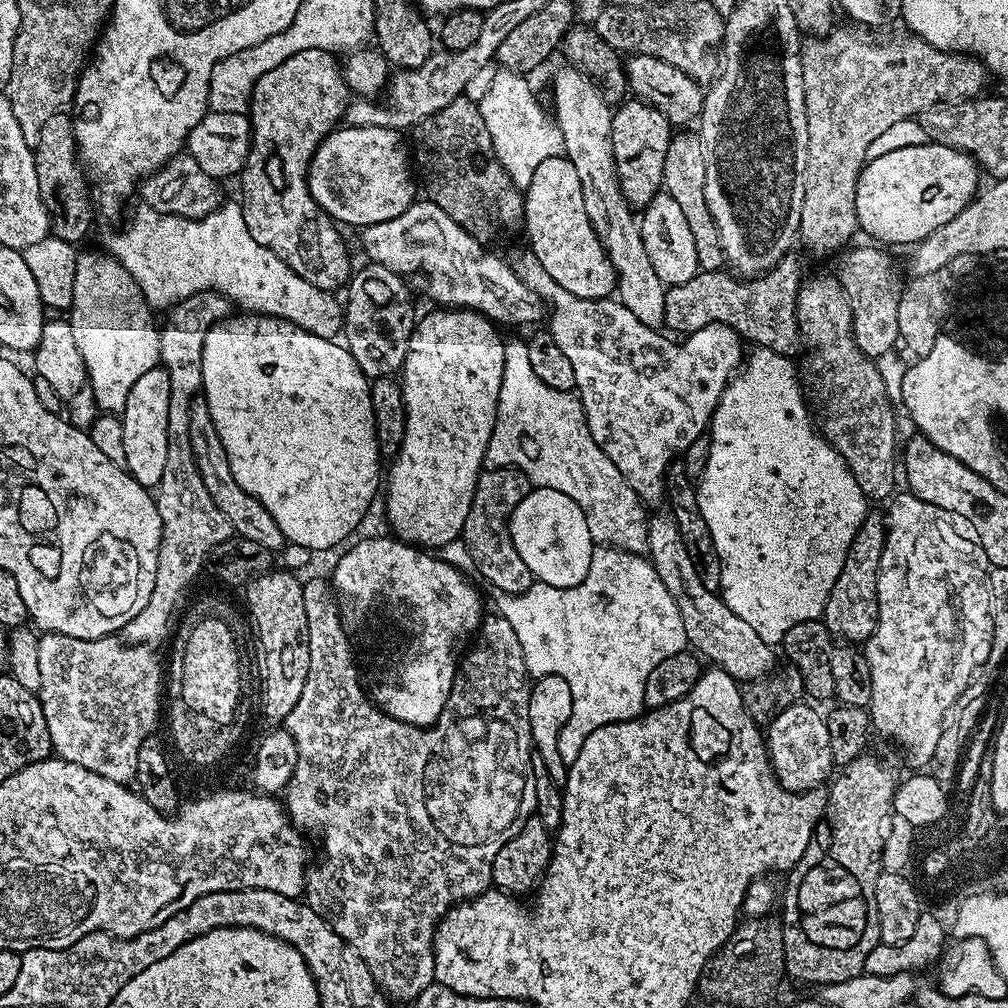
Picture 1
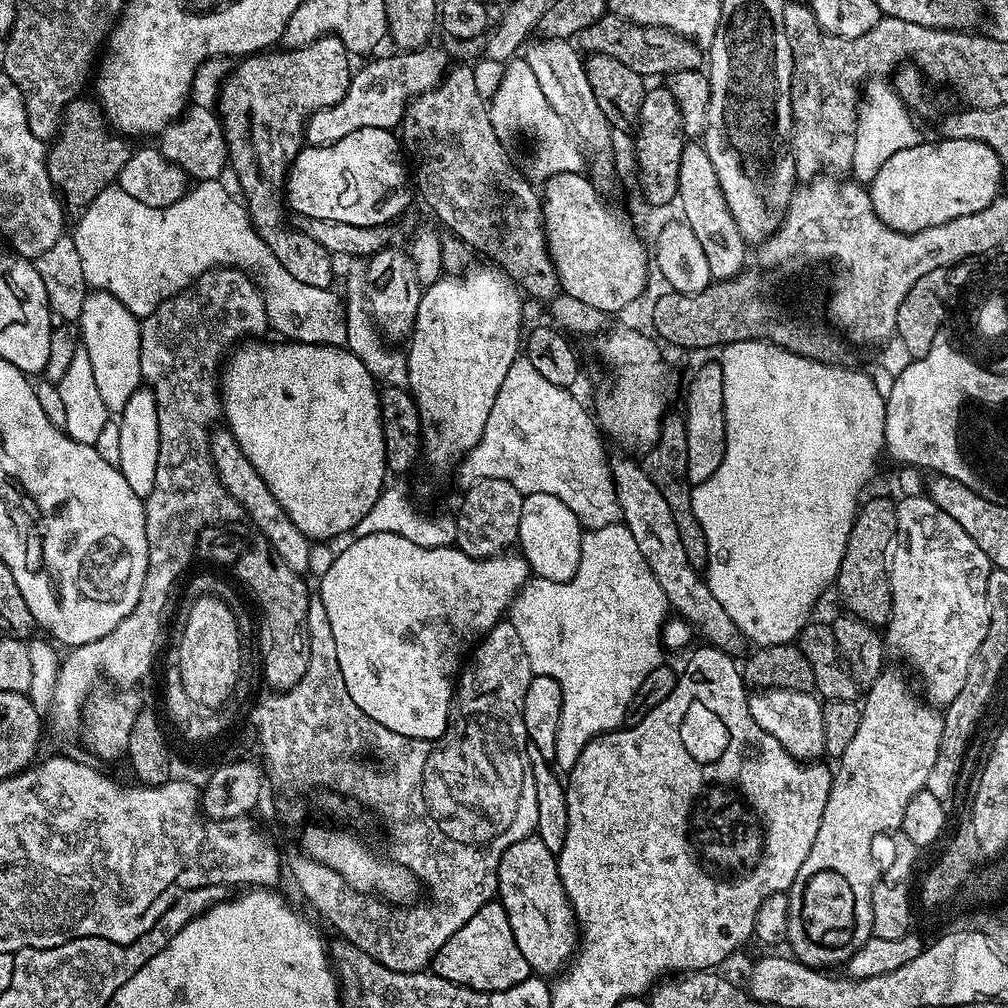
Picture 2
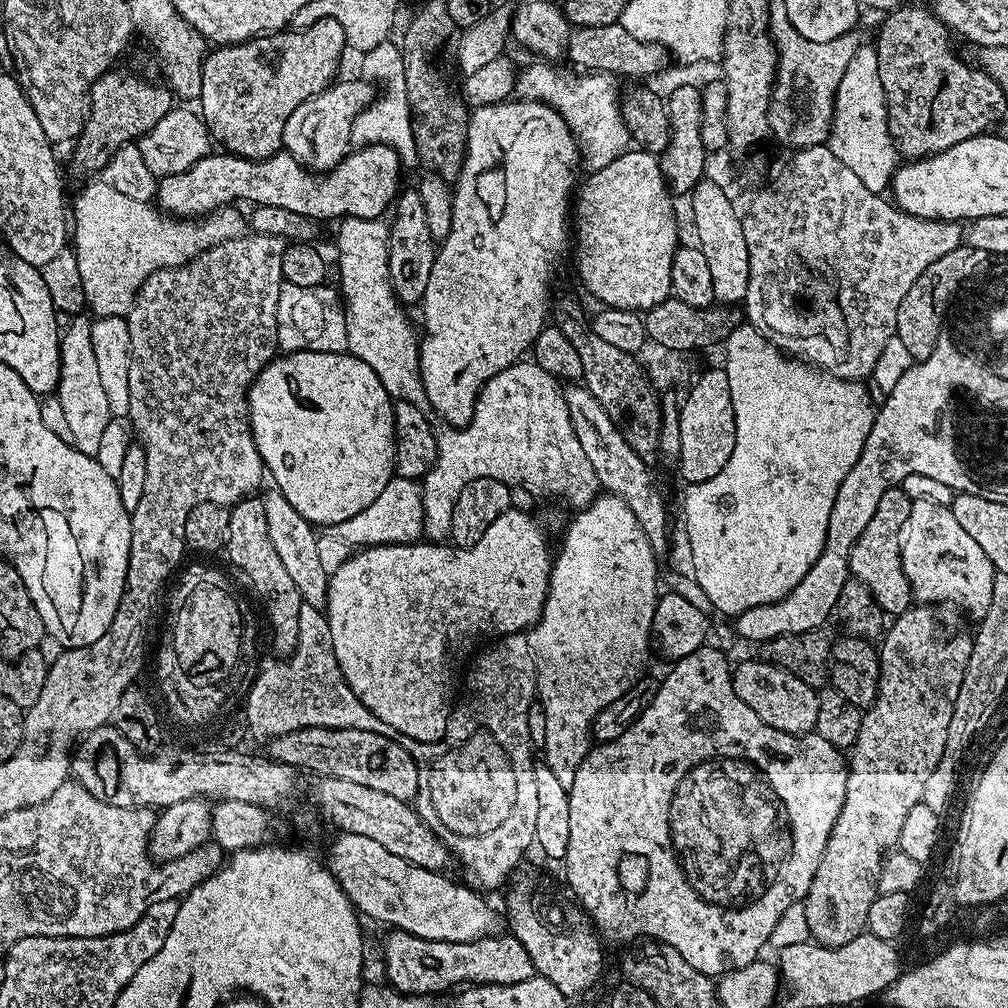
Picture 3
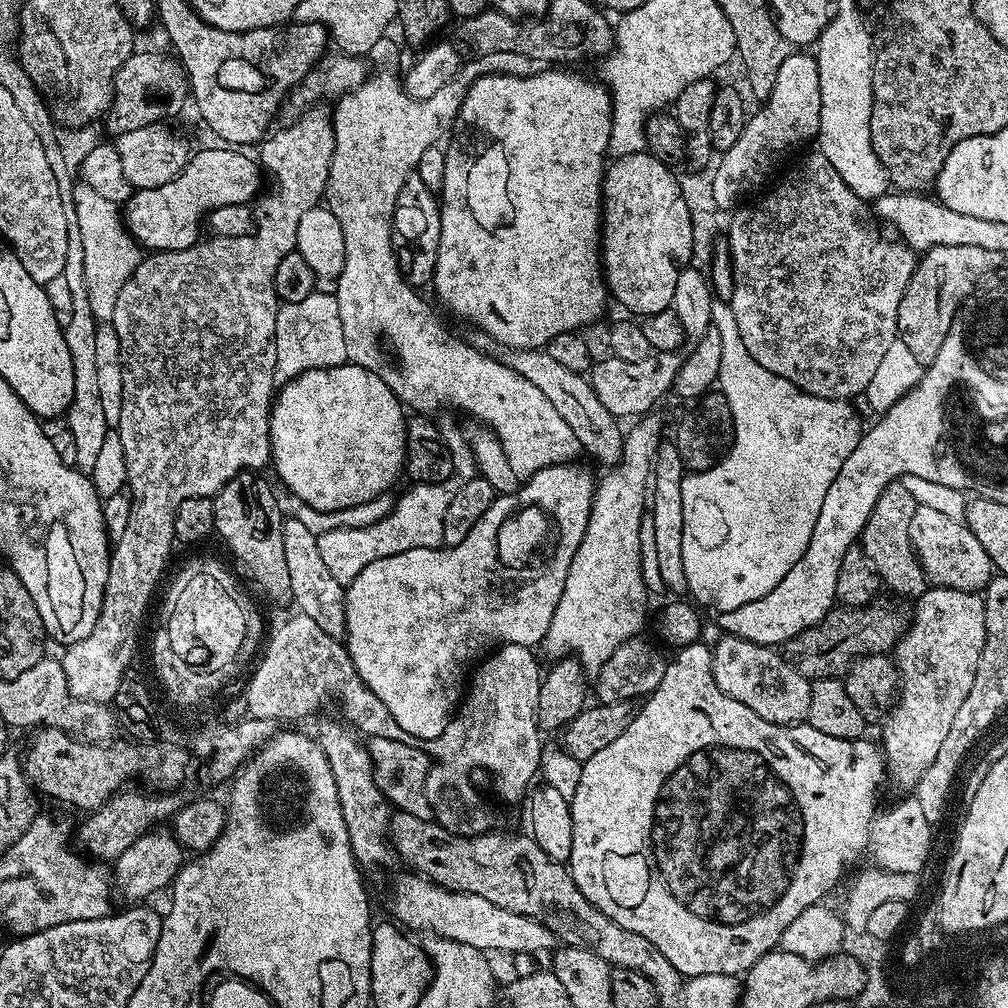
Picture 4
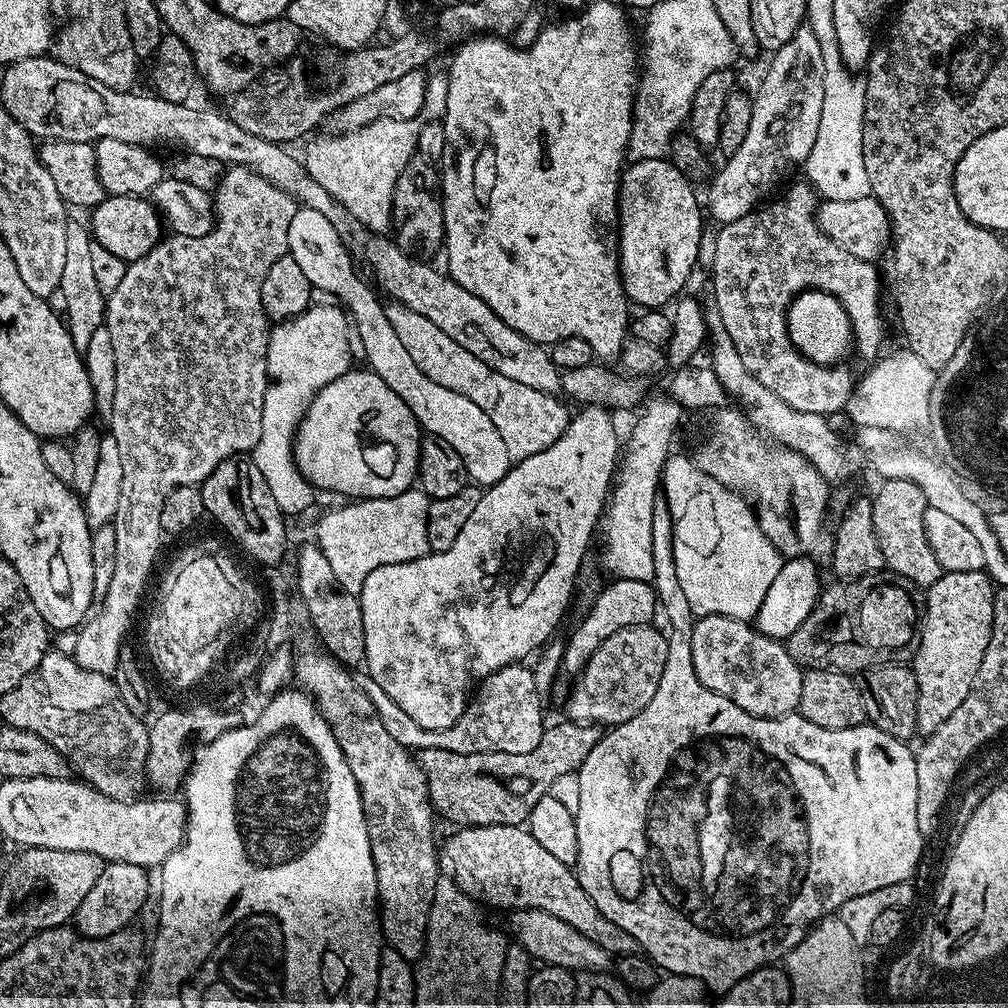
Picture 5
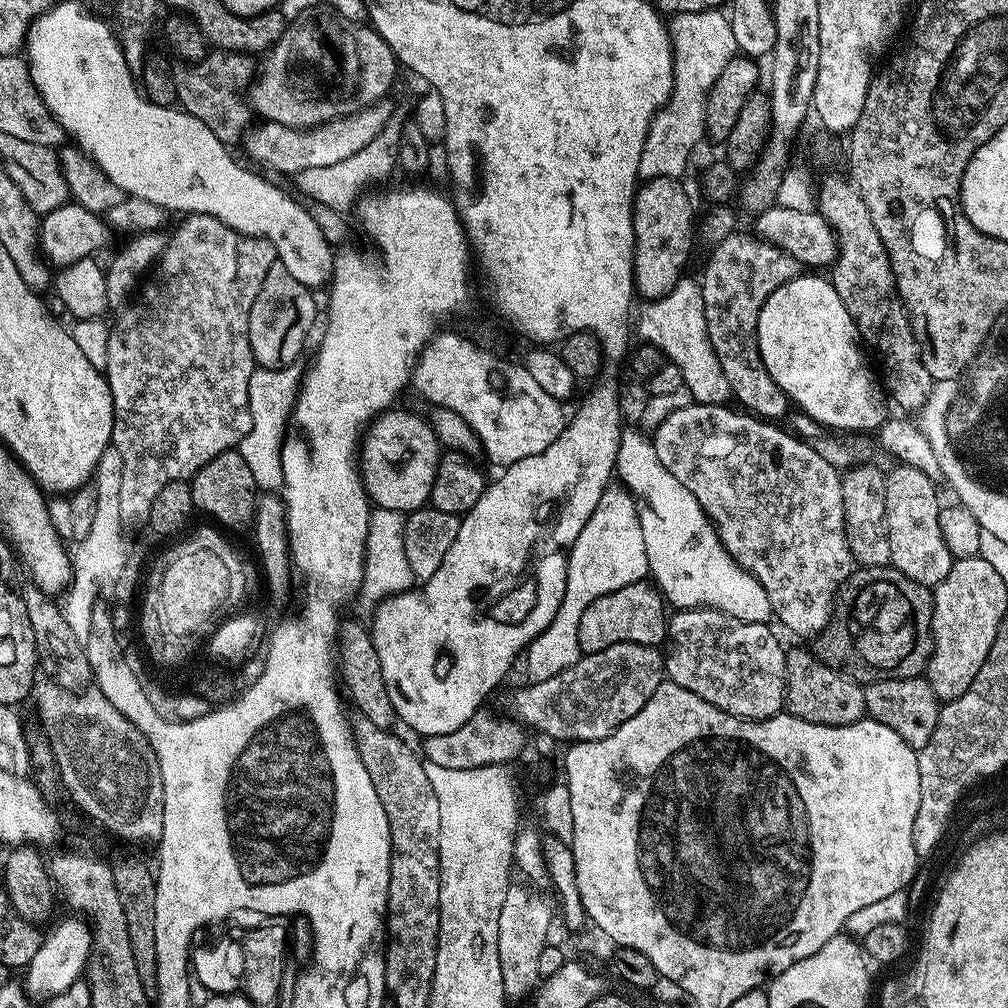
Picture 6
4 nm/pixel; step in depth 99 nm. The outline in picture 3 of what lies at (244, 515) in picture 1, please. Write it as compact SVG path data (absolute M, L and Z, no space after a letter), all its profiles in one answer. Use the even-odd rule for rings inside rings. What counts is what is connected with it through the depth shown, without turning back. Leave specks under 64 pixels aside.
M269 490L263 493L266 506L266 523L270 525L270 538L274 542L274 550L278 550L278 558L282 558L282 566L294 578L294 586L298 586L298 594L305 604L323 609L328 602L328 575L322 567L318 554L318 532L314 525L302 518L281 492Z

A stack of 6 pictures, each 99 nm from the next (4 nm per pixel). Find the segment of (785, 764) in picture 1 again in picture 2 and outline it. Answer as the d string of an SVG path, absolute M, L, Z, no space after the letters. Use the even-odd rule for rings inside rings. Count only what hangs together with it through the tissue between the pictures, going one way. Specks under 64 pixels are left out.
M761 688L748 698L750 714L766 734L774 734L778 742L801 762L816 762L825 755L826 730L822 730L823 703L813 693L781 688Z

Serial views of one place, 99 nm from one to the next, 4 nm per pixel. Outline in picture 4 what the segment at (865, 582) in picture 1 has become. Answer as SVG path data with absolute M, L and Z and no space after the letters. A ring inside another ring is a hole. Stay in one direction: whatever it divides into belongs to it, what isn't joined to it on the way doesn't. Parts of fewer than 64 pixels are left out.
M896 480L882 494L878 494L878 502L874 502L874 510L860 535L859 547L863 548L866 558L874 566L880 583L889 588L896 596L921 596L930 587L928 575L916 557L914 546L910 542L910 518L914 518L916 499L906 490L903 480Z

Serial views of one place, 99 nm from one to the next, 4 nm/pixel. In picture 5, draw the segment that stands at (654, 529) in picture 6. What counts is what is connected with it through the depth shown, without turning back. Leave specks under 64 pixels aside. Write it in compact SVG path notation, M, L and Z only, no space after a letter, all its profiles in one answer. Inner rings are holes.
M669 455L664 464L662 492L673 518L674 565L679 585L690 602L690 610L696 618L729 616L735 620L751 621L758 614L758 606L762 606L762 598L766 598L766 590L770 590L770 582L778 578L782 557L760 529L752 505L743 496L706 475L687 455L676 455Z

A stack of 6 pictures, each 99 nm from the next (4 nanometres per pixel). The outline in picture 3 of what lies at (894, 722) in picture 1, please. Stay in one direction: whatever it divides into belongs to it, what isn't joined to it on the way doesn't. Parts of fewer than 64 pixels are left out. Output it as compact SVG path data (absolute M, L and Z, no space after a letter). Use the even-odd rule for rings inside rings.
M914 500L910 506L910 515L902 522L900 531L900 557L902 570L912 587L912 595L921 605L941 606L953 604L964 612L969 612L976 622L983 620L986 610L990 610L990 598L994 598L994 578L997 570L986 558L986 550L962 530L962 526L954 518L951 507L929 500Z

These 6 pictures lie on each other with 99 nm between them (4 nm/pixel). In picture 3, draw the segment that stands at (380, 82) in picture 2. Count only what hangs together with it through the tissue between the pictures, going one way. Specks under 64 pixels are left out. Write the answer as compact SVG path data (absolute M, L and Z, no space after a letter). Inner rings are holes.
M355 79L335 81L287 116L286 129L281 132L283 149L306 168L326 172L347 156L354 120L376 98L376 88L371 81Z

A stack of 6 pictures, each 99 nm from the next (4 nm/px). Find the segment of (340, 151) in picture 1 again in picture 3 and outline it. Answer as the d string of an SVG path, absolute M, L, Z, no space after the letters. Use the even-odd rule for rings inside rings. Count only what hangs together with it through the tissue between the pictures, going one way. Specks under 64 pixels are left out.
M386 144L357 147L332 169L319 174L306 168L285 150L277 151L265 160L216 155L204 156L194 162L190 170L182 170L182 174L166 176L159 181L154 200L161 212L177 218L199 218L217 208L240 202L236 200L249 200L252 206L278 206L317 222L336 222L349 216L374 220L383 217L383 212L393 207L402 188L400 158Z

